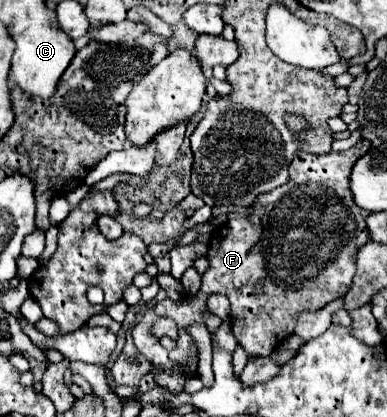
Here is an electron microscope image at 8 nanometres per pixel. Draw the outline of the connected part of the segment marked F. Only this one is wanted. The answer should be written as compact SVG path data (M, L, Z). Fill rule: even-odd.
M360 140L346 152L298 152L290 164L290 180L274 192L258 196L254 214L228 214L228 222L214 230L208 254L210 266L202 274L198 296L184 298L178 304L166 298L144 312L132 330L136 348L154 366L178 366L196 372L198 348L186 328L202 322L208 294L218 292L228 296L232 304L232 332L246 354L250 358L270 356L274 348L278 348L278 342L286 342L288 336L294 334L296 320L302 312L318 312L328 302L344 296L356 272L354 256L358 248L370 240L366 232L368 212L354 204L350 192L350 170L366 150L370 150L370 140ZM158 316L170 316L180 330L180 342L174 350L162 348L150 332Z

